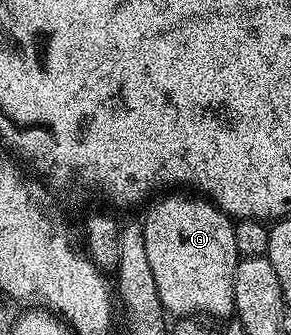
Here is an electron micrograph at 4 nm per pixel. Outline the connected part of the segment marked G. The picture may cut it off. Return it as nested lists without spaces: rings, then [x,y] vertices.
[[[199,194],[163,196],[141,216],[149,258],[164,313],[175,318],[204,314],[227,318],[235,311],[235,275],[241,259],[233,238],[232,217]]]

